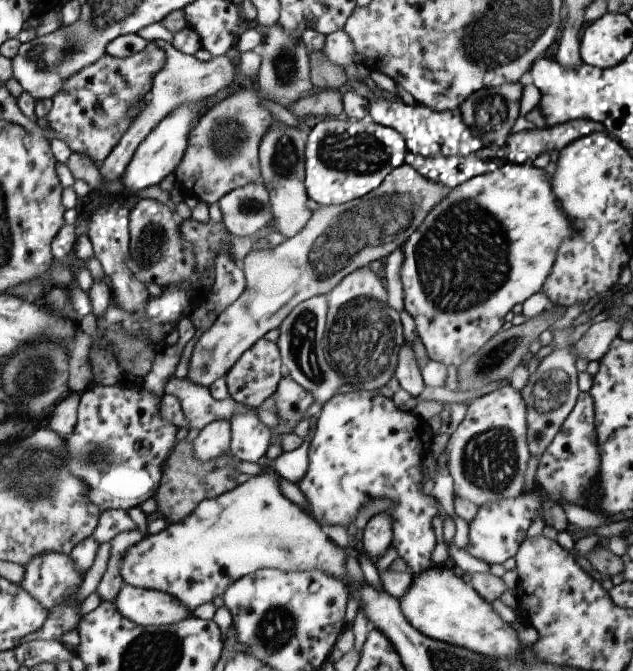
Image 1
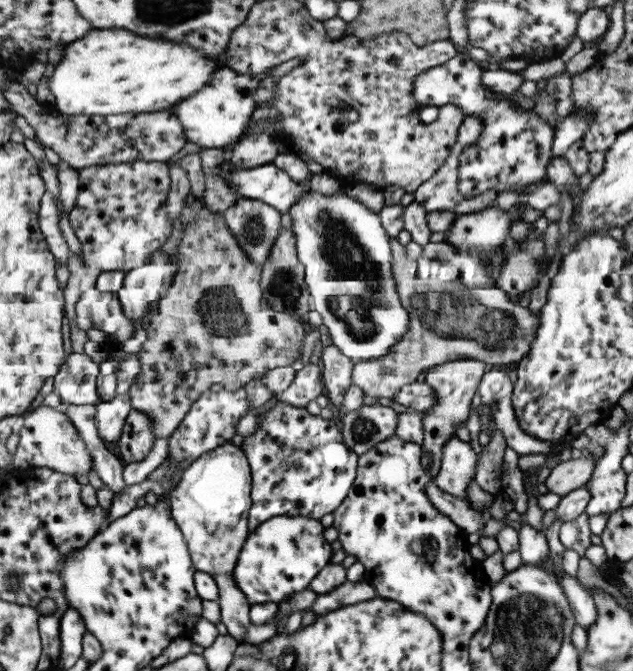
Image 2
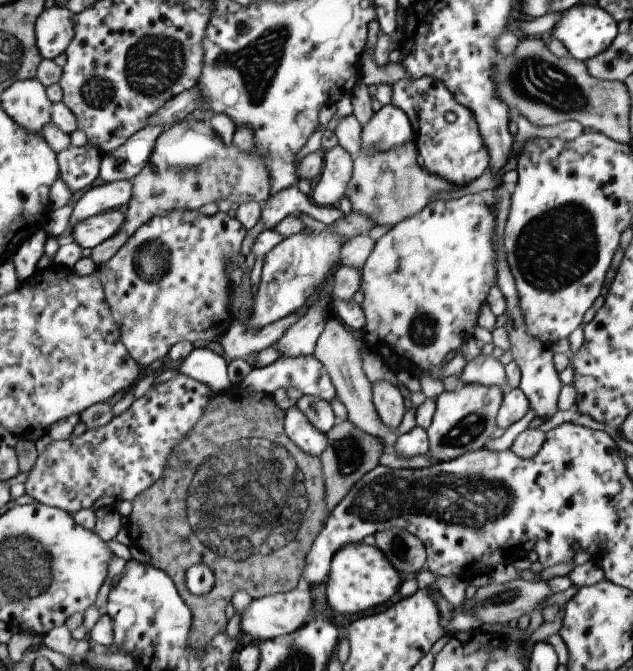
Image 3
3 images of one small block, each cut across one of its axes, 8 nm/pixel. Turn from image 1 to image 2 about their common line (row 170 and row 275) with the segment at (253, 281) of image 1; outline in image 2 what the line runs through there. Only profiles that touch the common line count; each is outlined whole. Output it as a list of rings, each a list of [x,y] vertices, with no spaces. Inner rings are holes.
[[[396,237],[389,239],[391,251],[390,269],[392,279],[401,306],[408,312],[408,325],[401,342],[393,346],[388,355],[380,356],[379,359],[367,359],[352,365],[350,379],[358,386],[363,394],[381,398],[391,398],[398,388],[404,387],[420,379],[426,374],[426,370],[445,364],[447,360],[477,360],[485,364],[499,365],[518,362],[529,352],[531,343],[536,335],[538,327],[538,315],[531,313],[527,307],[521,307],[508,299],[507,294],[498,288],[467,288],[464,284],[454,282],[431,282],[419,280],[415,275],[415,261],[405,255],[405,247],[399,244]]]

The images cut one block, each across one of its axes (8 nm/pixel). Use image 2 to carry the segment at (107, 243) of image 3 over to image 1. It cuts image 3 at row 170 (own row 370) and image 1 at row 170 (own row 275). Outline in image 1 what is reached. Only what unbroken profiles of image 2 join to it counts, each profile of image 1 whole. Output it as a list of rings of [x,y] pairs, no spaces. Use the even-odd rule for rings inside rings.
[[[238,90],[207,108],[191,128],[185,152],[173,172],[184,193],[210,205],[234,188],[261,180],[258,146],[271,126],[271,118],[269,112],[265,112],[263,102],[255,90]]]

